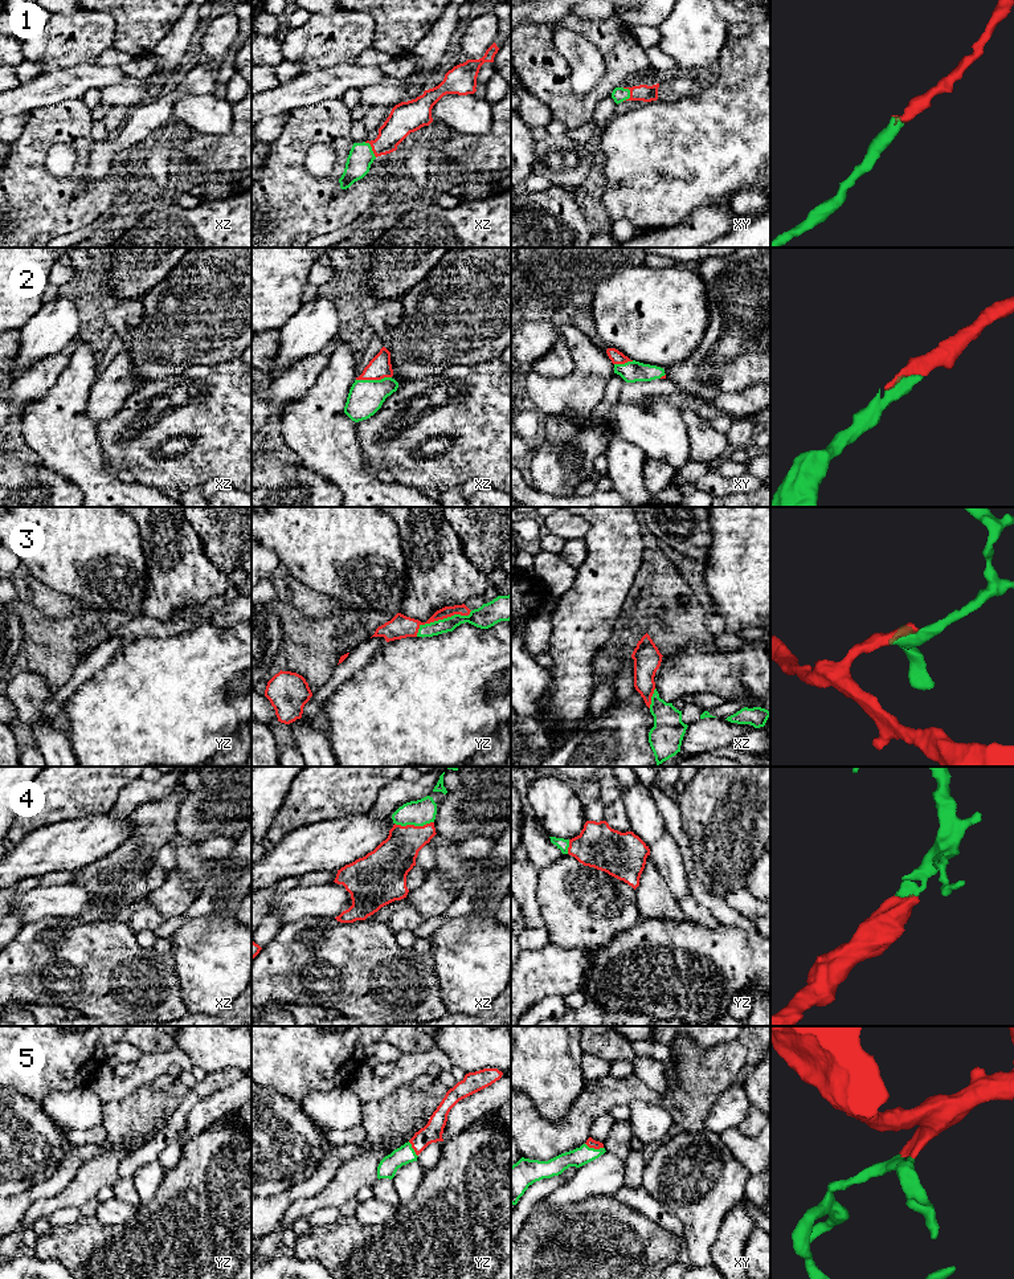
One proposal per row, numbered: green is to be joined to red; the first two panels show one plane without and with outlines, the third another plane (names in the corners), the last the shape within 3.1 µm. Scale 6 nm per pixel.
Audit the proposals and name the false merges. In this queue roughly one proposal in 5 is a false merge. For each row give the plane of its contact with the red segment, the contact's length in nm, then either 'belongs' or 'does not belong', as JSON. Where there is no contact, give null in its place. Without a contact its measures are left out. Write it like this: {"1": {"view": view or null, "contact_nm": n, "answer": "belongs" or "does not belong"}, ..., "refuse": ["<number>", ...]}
{"1": {"view": "xy", "contact_nm": 90, "answer": "belongs"}, "2": {"view": "xz", "contact_nm": 220, "answer": "belongs"}, "3": {"view": "yz", "contact_nm": 380, "answer": "belongs"}, "4": {"view": "xz", "contact_nm": 240, "answer": "belongs"}, "5": {"view": "xy", "contact_nm": 120, "answer": "belongs"}, "refuse": []}

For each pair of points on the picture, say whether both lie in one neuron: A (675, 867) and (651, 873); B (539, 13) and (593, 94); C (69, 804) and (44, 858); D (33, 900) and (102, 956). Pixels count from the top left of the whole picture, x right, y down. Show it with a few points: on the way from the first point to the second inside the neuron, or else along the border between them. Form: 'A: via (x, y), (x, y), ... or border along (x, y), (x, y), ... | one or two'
A: border along (649, 855), (675, 898) | two
B: border along (571, 13), (553, 23), (527, 23), (524, 25) | two
C: border along (92, 813), (37, 826), (32, 830) | two
D: border along (74, 916), (41, 916), (25, 922) | two

